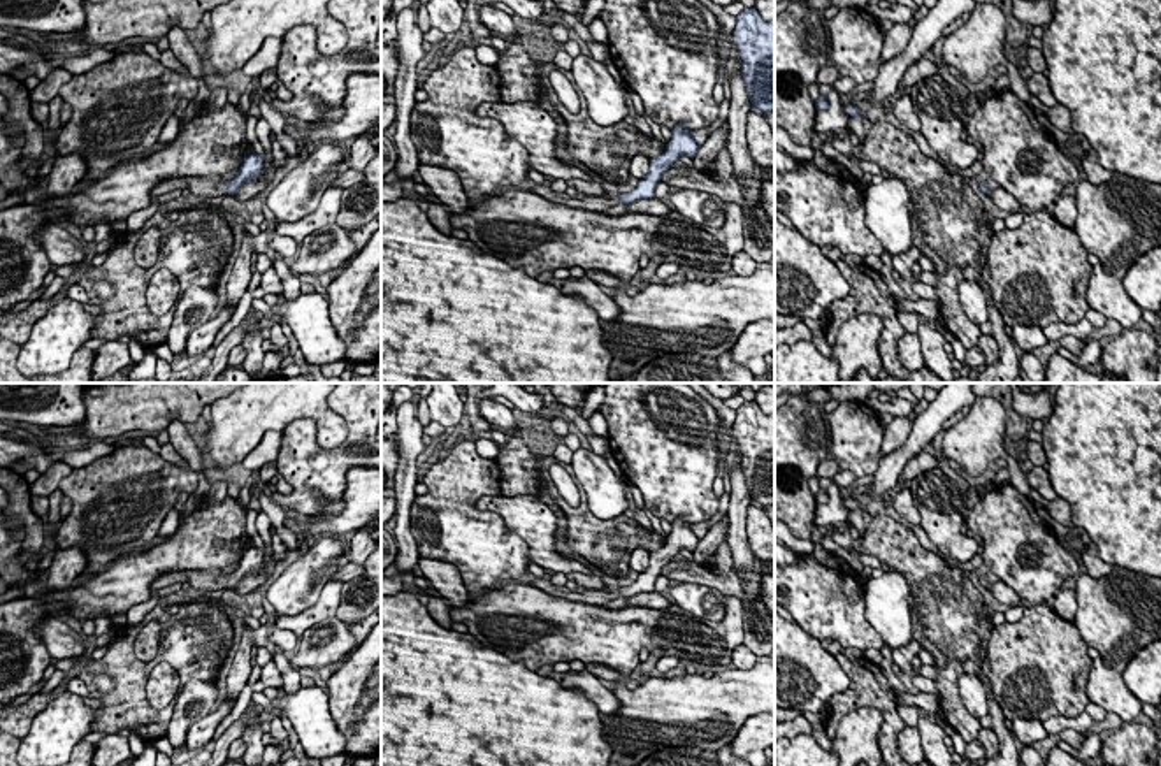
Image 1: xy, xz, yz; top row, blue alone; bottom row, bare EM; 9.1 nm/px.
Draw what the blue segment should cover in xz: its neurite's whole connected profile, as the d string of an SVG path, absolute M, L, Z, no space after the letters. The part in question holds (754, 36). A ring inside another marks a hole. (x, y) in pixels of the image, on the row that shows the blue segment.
M755 7L736 16L734 44L752 111L775 111L775 19L766 21Z

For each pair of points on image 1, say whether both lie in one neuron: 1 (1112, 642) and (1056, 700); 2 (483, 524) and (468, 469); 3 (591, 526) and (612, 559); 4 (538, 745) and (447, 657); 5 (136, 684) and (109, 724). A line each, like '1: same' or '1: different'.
1: different
2: same
3: same
4: same
5: same

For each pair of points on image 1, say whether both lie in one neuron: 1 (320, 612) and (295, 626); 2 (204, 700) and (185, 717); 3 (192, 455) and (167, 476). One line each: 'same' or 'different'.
1: same
2: same
3: different

